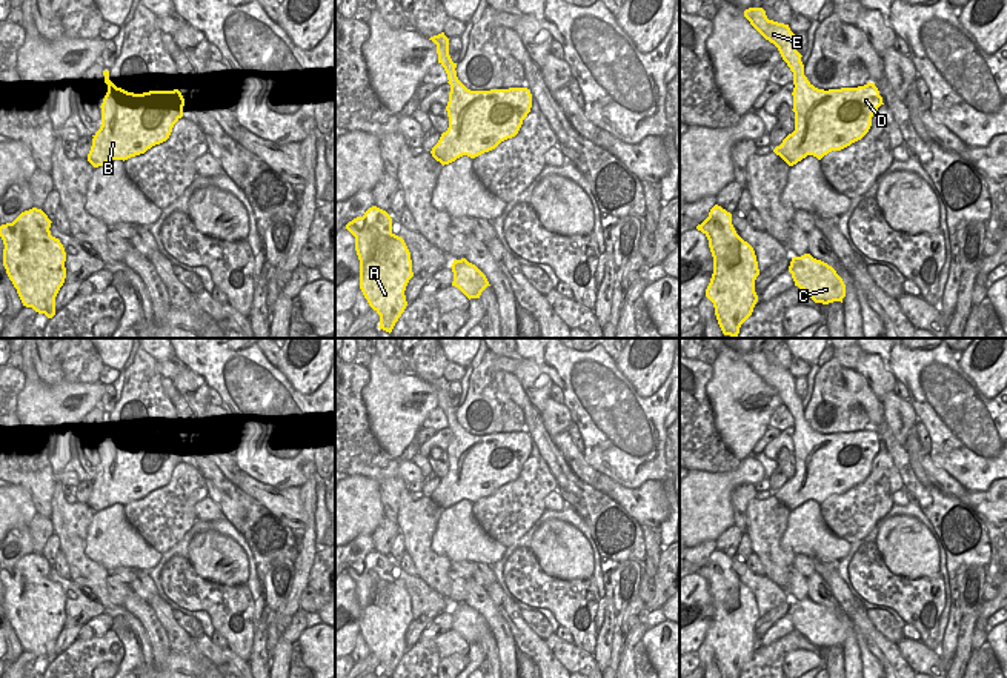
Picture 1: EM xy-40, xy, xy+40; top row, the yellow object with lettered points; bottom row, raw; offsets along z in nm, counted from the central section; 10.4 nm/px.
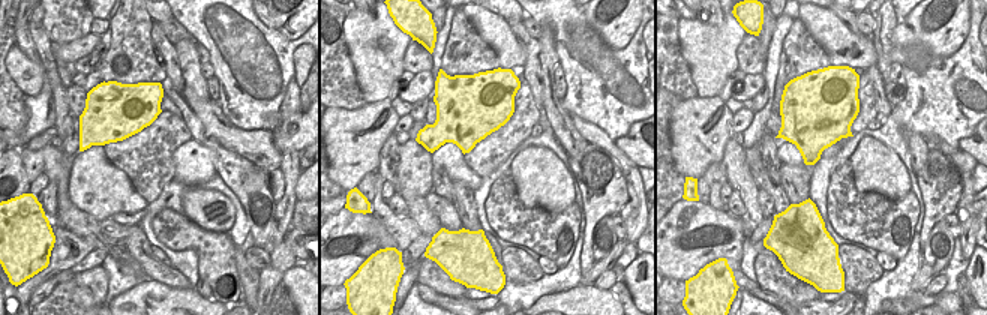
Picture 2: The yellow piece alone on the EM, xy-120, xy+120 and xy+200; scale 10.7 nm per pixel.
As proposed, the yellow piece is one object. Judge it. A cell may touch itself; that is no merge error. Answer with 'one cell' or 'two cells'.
one cell

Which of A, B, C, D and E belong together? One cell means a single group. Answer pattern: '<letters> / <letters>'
A B C D E

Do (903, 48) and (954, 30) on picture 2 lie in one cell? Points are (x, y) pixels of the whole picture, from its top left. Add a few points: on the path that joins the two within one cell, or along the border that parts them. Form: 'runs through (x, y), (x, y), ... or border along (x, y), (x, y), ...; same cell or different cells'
runs through (915, 41), (926, 32), (942, 32); same cell

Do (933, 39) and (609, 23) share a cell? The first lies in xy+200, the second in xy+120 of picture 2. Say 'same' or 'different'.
same

